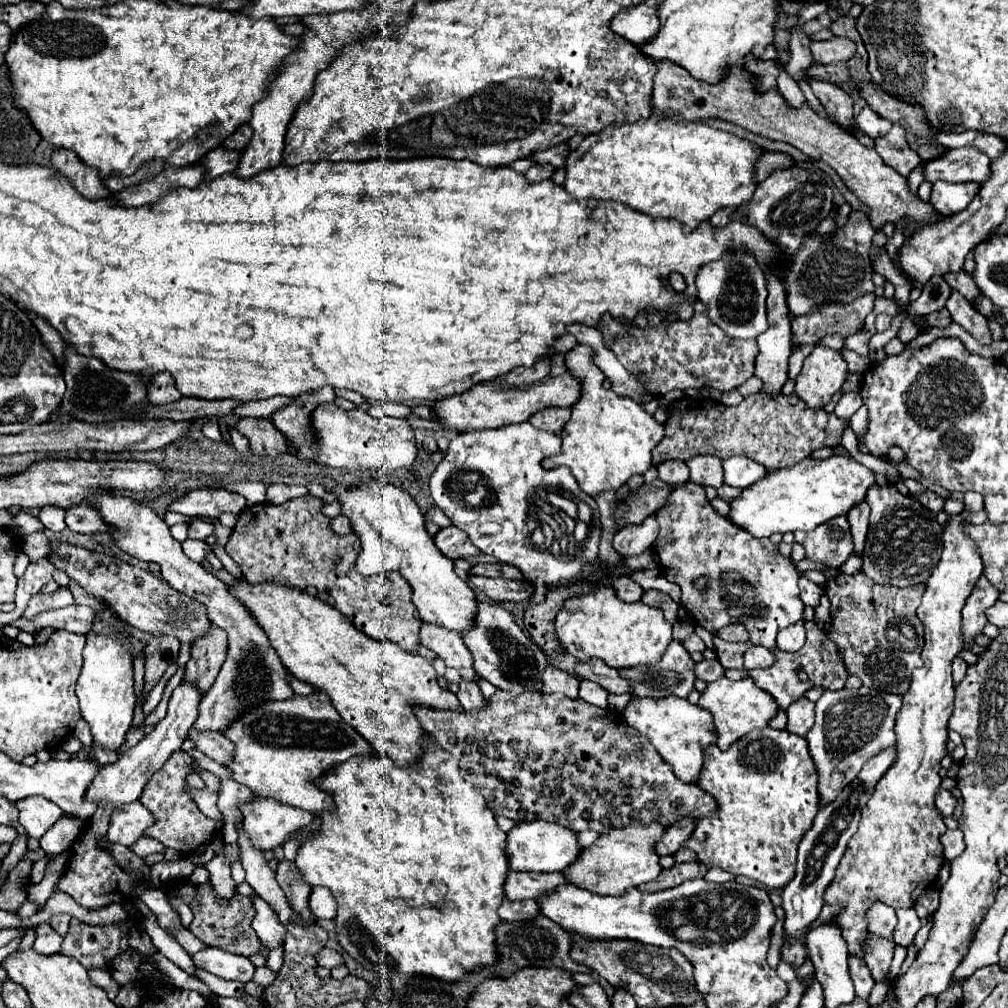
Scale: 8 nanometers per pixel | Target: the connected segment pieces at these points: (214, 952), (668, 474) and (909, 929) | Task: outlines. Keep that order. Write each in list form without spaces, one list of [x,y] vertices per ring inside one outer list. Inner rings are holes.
[[[206,947],[202,953],[194,953],[192,961],[196,967],[222,977],[222,979],[234,979],[240,983],[248,983],[254,975],[254,965],[250,963],[248,957],[242,955],[230,955],[228,951],[216,949],[216,947]]]
[[[682,461],[660,463],[656,469],[658,469],[658,479],[662,479],[664,483],[668,483],[672,487],[688,483],[688,469],[686,469],[686,463],[682,463]]]
[[[912,907],[896,909],[896,917],[898,917],[898,923],[894,927],[894,943],[900,947],[908,947],[920,929],[920,919]]]

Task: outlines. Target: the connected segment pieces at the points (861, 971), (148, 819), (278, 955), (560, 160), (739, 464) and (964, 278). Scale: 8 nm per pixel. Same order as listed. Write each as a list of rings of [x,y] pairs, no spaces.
[[[850,955],[848,965],[850,965],[850,977],[856,987],[856,995],[866,1001],[870,995],[870,989],[874,987],[874,979],[870,975],[870,969],[864,963],[864,959],[858,955]]]
[[[132,801],[112,813],[106,837],[112,843],[130,847],[134,841],[138,841],[144,835],[144,831],[152,823],[154,823],[152,813],[140,801]]]
[[[283,947],[270,949],[266,958],[266,966],[271,970],[278,972],[283,964]]]
[[[562,143],[562,145],[556,145],[556,147],[552,147],[552,149],[544,149],[542,153],[532,155],[530,161],[534,161],[534,163],[548,163],[548,165],[552,163],[552,165],[558,169],[558,167],[564,167],[566,157],[568,157],[568,149],[566,149],[566,145]]]
[[[730,457],[722,461],[722,467],[724,467],[724,483],[740,489],[754,485],[768,473],[762,465],[750,461],[748,457]]]
[[[950,273],[950,275],[946,275],[946,283],[948,283],[952,289],[960,291],[968,301],[974,301],[974,299],[980,295],[976,283],[974,283],[972,277],[966,275],[966,273]]]

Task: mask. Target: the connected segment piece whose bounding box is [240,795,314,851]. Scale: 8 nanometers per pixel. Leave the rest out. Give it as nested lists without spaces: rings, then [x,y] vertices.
[[[254,795],[254,799],[250,799],[248,803],[242,803],[240,811],[250,841],[256,849],[262,851],[284,845],[290,833],[294,833],[302,825],[312,823],[314,819],[314,815],[304,809],[282,805],[278,801],[270,801],[258,795]]]

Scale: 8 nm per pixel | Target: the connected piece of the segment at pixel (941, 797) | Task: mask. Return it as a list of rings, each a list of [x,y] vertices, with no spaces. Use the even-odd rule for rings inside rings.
[[[940,789],[940,791],[936,793],[934,803],[936,803],[936,809],[938,809],[944,817],[950,817],[950,815],[952,815],[952,811],[954,811],[956,799],[952,797],[952,793],[950,793],[948,789]]]

